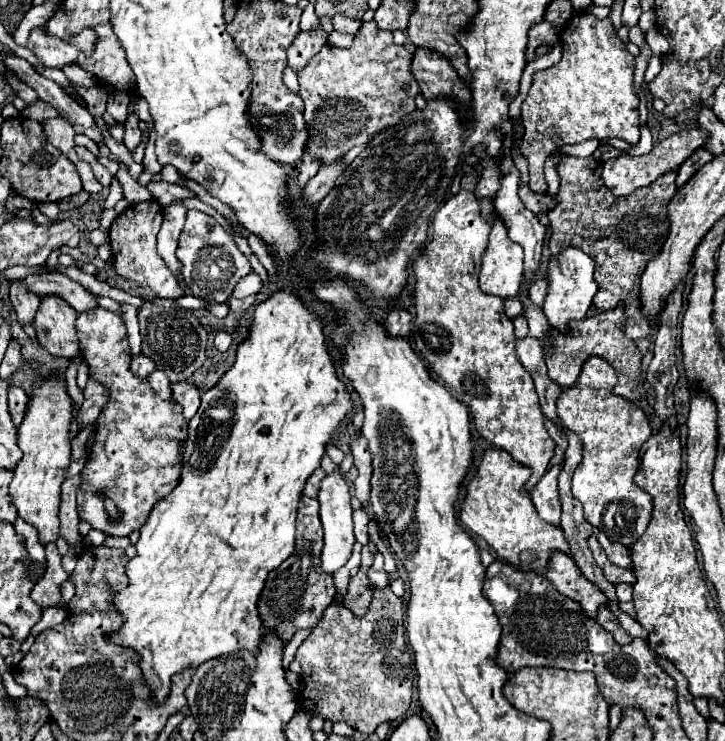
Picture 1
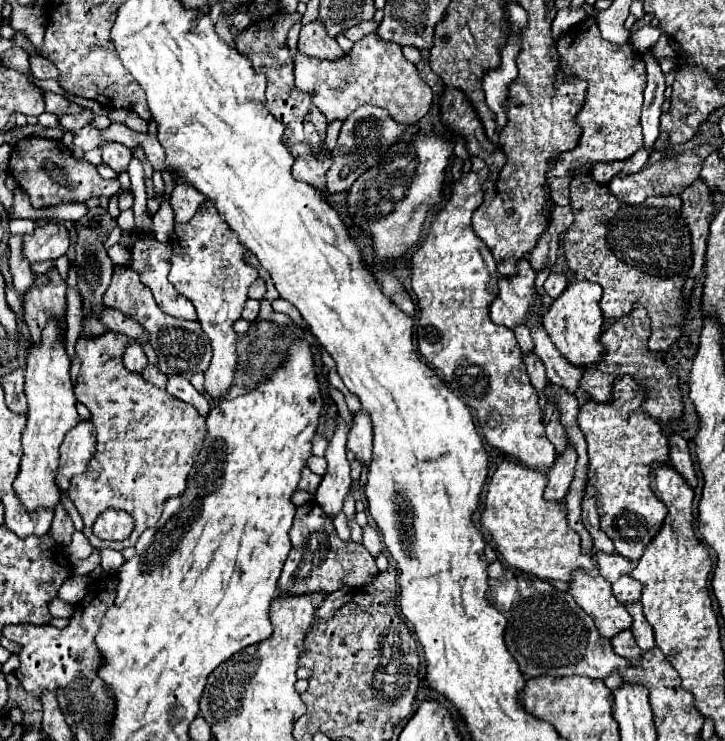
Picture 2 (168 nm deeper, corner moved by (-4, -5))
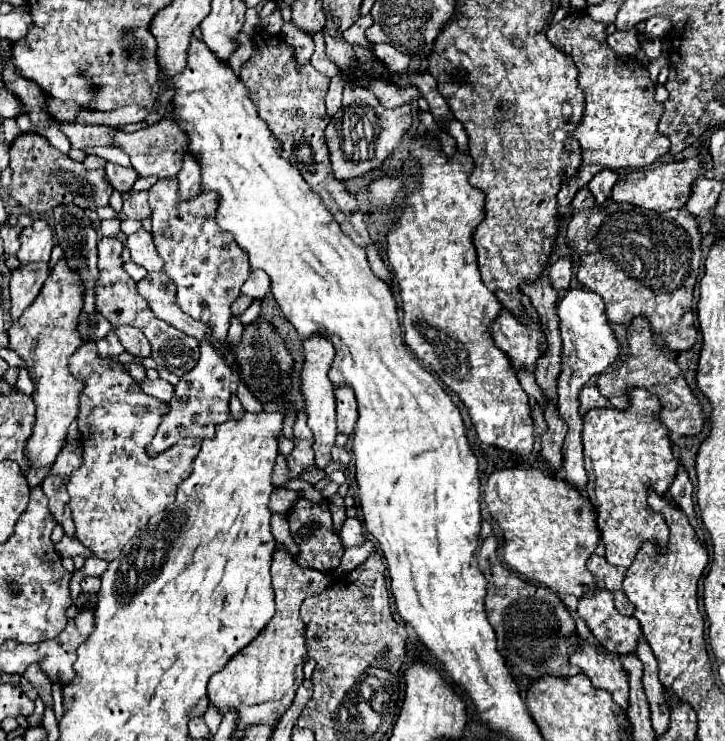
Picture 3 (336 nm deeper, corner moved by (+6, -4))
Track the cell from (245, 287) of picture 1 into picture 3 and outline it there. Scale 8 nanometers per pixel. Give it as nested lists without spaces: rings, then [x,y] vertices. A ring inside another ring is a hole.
[[[252,270],[250,278],[242,286],[242,294],[250,298],[264,298],[268,290],[270,290],[270,278],[268,274],[264,274],[264,270]]]

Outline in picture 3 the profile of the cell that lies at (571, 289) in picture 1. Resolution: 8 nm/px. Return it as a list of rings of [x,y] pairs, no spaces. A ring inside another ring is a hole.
[[[568,288],[564,298],[556,302],[556,314],[560,318],[560,334],[562,334],[562,370],[558,376],[558,408],[560,418],[568,424],[566,442],[562,446],[564,454],[564,480],[576,486],[578,490],[588,484],[588,476],[584,470],[584,456],[582,456],[582,416],[578,412],[578,392],[580,388],[596,374],[604,372],[608,366],[614,364],[618,358],[618,342],[612,334],[608,320],[604,318],[604,304],[602,298],[584,288]]]

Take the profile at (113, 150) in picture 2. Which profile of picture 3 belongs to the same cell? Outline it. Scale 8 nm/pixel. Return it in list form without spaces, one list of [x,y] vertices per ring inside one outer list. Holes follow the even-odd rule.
[[[106,162],[106,176],[108,176],[108,182],[110,182],[118,192],[130,190],[130,186],[134,184],[134,180],[138,178],[136,170],[132,170],[132,168],[122,168],[122,166],[116,166],[116,164],[112,164],[112,162]]]

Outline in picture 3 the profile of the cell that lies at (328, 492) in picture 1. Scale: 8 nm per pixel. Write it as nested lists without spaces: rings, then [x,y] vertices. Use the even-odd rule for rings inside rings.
[[[308,338],[304,340],[304,370],[302,370],[302,390],[306,400],[306,414],[308,414],[308,426],[314,432],[314,454],[316,454],[316,466],[324,470],[330,462],[330,450],[334,446],[336,438],[336,400],[334,400],[334,386],[328,380],[328,370],[334,360],[334,350],[328,338]]]

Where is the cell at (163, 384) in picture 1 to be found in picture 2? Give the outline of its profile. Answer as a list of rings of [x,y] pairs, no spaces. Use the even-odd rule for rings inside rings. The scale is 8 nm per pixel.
[[[148,365],[146,367],[146,371],[142,371],[140,373],[148,383],[152,383],[152,385],[156,385],[156,387],[160,387],[160,389],[164,389],[166,387],[166,381],[168,381],[168,377],[156,367],[156,365]]]

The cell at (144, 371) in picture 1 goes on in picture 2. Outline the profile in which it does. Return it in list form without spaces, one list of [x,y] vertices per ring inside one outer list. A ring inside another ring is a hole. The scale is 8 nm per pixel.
[[[138,343],[126,345],[126,351],[122,355],[122,361],[124,361],[124,365],[126,365],[128,371],[136,371],[136,373],[140,373],[148,365],[148,359],[144,355],[144,349]]]

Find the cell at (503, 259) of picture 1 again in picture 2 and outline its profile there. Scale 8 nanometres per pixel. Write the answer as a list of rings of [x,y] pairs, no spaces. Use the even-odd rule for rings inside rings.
[[[522,261],[518,265],[518,275],[500,279],[500,293],[490,307],[490,317],[494,323],[508,329],[526,325],[526,311],[534,307],[534,279],[536,273],[528,261]]]

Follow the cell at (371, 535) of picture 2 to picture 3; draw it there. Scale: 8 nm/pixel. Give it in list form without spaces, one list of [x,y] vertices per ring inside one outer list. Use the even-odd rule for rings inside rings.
[[[348,518],[340,530],[340,540],[344,544],[344,548],[350,548],[350,546],[360,546],[364,544],[366,540],[366,534],[362,530],[362,524],[358,518]]]

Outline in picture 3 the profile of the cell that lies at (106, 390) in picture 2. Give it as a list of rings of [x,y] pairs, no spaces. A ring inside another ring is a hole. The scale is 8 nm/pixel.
[[[92,344],[80,346],[80,348],[72,354],[72,358],[70,358],[68,362],[70,362],[70,372],[72,372],[72,376],[74,376],[76,380],[84,382],[84,388],[82,388],[82,392],[80,392],[80,408],[78,408],[78,428],[80,428],[80,432],[82,432],[84,462],[82,462],[82,466],[70,476],[70,480],[68,480],[68,484],[66,484],[66,490],[68,490],[68,494],[70,494],[72,518],[74,518],[74,524],[76,524],[76,538],[78,538],[86,548],[90,548],[98,558],[102,558],[102,560],[106,560],[106,562],[112,562],[114,558],[120,556],[124,544],[126,544],[126,542],[128,542],[128,540],[130,540],[130,538],[132,538],[132,536],[134,536],[134,534],[136,534],[136,532],[138,532],[138,530],[154,516],[154,514],[162,512],[168,504],[174,502],[178,484],[184,482],[184,480],[188,478],[188,474],[192,472],[192,460],[194,460],[196,454],[200,452],[200,438],[198,438],[198,440],[194,440],[194,438],[182,438],[182,440],[176,442],[172,448],[168,448],[168,450],[164,450],[164,452],[160,452],[160,454],[156,454],[156,456],[150,456],[148,450],[146,450],[146,446],[152,442],[152,438],[154,438],[154,434],[156,434],[160,422],[164,420],[164,414],[168,414],[170,406],[168,406],[166,402],[160,402],[160,400],[148,396],[148,394],[142,390],[142,386],[140,386],[138,382],[134,382],[134,380],[126,374],[126,368],[124,368],[120,362],[112,362],[112,360],[102,358],[102,356],[96,352],[96,348],[94,348]]]

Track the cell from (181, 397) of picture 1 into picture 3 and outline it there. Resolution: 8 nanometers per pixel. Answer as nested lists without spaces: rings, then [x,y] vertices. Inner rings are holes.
[[[158,378],[158,380],[144,380],[140,386],[142,386],[142,390],[146,394],[150,394],[150,396],[162,400],[162,402],[170,402],[174,398],[174,386],[170,382],[166,382],[166,380],[162,380],[162,378]]]

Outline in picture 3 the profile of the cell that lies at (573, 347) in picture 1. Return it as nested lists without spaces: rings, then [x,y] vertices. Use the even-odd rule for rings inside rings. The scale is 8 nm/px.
[[[638,316],[632,320],[630,332],[626,336],[626,356],[622,360],[622,364],[610,366],[606,372],[596,376],[596,386],[600,390],[602,396],[610,398],[610,406],[614,408],[626,408],[626,388],[630,386],[640,386],[640,388],[648,388],[652,394],[656,394],[660,398],[660,412],[658,412],[658,420],[674,434],[678,436],[694,436],[702,430],[704,424],[704,416],[702,416],[702,408],[698,404],[698,400],[694,398],[692,390],[686,386],[686,380],[682,378],[680,368],[676,366],[674,360],[670,360],[654,342],[654,336],[650,332],[648,320]]]

